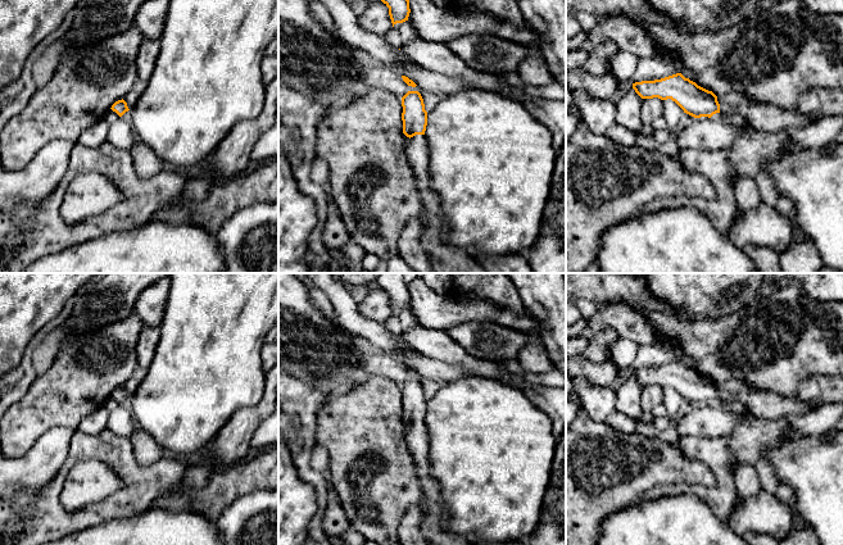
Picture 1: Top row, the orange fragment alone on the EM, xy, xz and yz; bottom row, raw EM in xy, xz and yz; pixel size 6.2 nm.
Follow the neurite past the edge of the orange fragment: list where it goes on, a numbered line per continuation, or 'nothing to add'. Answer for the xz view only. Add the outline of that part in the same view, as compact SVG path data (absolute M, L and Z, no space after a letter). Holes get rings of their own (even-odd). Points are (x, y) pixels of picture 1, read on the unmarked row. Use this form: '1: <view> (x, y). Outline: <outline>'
1: xz (433, 527). Outline: M426 423L411 424L407 439L408 450L423 490L423 499L418 504L423 512L421 522L423 539L430 545L471 545L466 536L450 532L444 524L448 512L441 500L440 486L431 474L430 435Z

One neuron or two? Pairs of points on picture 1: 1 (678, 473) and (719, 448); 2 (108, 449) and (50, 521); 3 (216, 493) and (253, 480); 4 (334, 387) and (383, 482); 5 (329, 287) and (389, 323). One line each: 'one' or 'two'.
1: two
2: one
3: one
4: two
5: two

